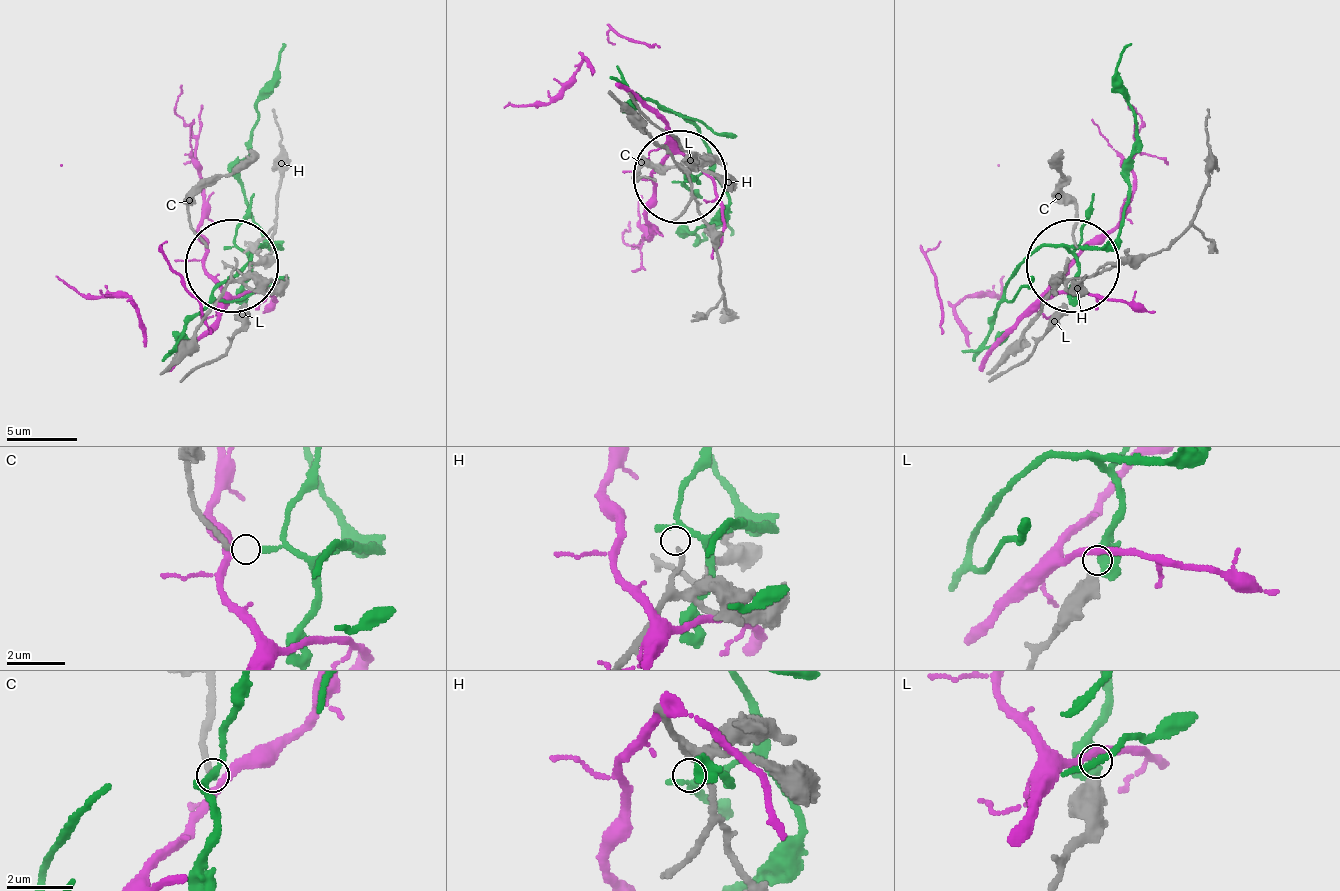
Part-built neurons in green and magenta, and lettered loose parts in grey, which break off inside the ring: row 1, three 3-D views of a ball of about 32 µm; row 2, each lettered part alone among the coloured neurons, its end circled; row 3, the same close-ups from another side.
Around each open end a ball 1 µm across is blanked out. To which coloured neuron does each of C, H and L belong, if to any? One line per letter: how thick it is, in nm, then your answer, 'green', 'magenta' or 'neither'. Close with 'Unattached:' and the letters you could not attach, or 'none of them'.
C: 160 nm | green
H: 180 nm | neither
L: 500 nm | neither
Unattached: H, L

